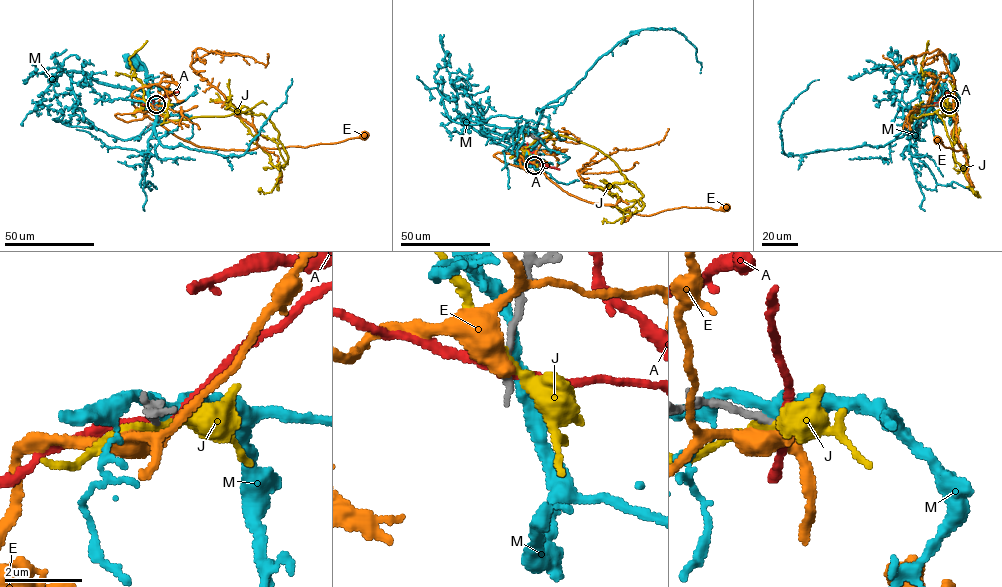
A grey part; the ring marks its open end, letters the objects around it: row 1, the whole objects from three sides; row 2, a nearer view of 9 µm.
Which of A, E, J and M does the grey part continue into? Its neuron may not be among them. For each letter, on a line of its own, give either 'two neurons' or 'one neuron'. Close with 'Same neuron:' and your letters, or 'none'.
A: two neurons
E: two neurons
J: two neurons
M: two neurons
Same neuron: none

